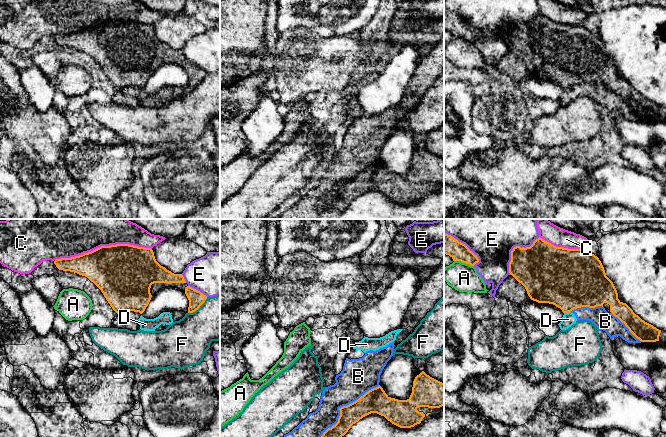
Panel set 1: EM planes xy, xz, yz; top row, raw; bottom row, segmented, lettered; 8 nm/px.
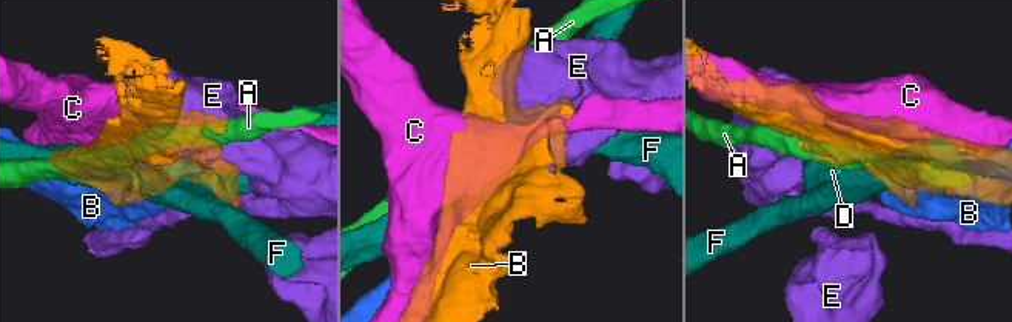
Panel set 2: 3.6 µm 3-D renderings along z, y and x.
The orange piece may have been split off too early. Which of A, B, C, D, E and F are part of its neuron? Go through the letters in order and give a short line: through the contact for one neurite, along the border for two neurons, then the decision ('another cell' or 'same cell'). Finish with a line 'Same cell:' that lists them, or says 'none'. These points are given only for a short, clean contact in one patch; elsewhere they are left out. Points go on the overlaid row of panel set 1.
A: line yz (454, 260), (460, 260), (473, 266); another cell
B: another cell
C: another cell
D: line yz (570, 311), (564, 313); another cell
E: another cell
F: line xy (207, 297), (197, 309), (188, 313); another cell
Same cell: none

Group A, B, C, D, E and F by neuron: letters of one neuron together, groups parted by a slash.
A / B D / C / E / F

